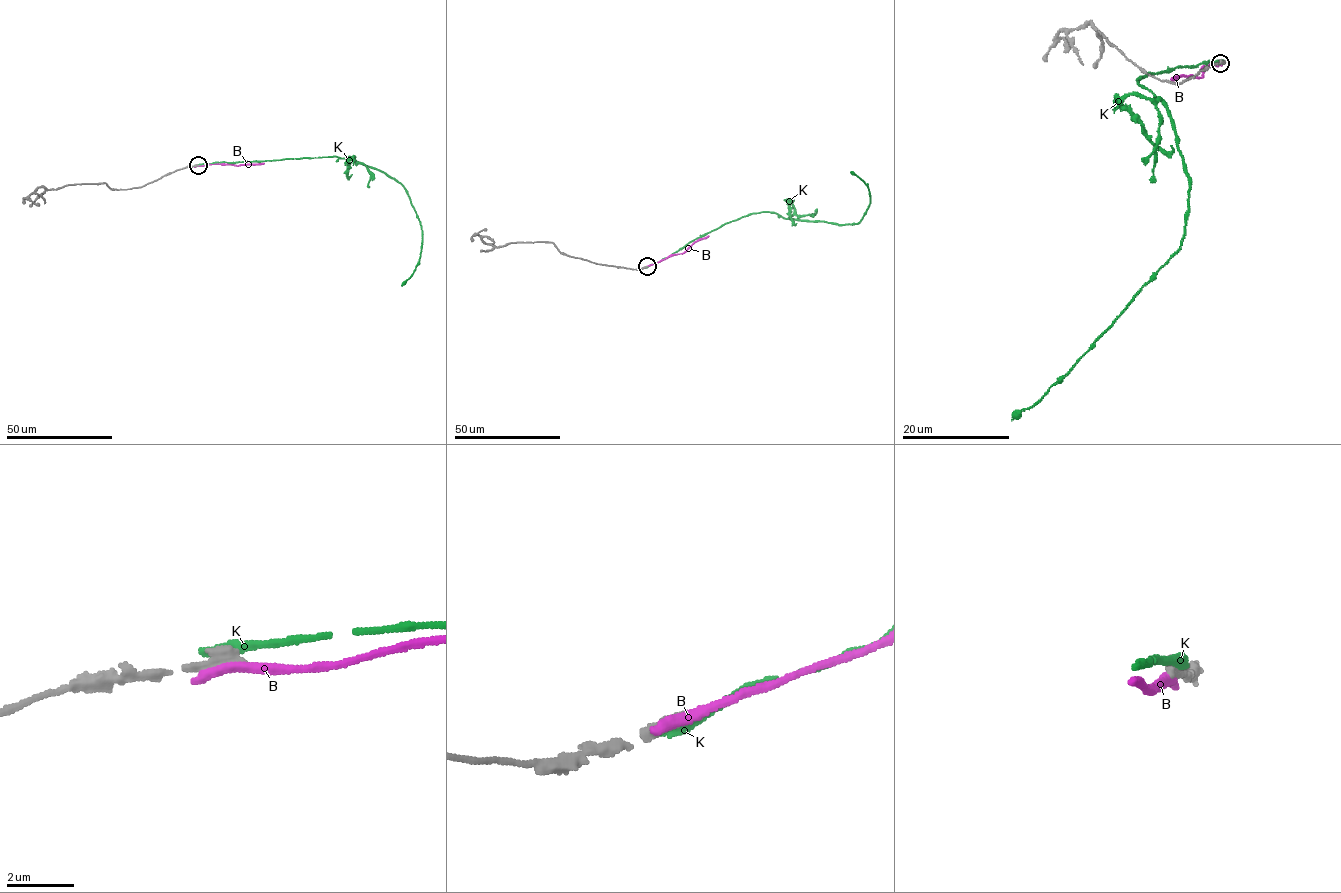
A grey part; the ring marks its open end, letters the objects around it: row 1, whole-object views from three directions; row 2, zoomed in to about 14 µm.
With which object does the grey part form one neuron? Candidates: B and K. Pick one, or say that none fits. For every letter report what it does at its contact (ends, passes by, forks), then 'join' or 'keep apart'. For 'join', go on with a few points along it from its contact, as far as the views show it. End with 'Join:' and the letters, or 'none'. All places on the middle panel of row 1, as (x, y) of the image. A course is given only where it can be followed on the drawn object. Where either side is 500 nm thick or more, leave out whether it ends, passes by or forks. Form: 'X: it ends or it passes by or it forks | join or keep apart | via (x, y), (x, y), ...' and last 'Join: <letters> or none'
B: it ends | keep apart
K: it ends | keep apart
Join: none

